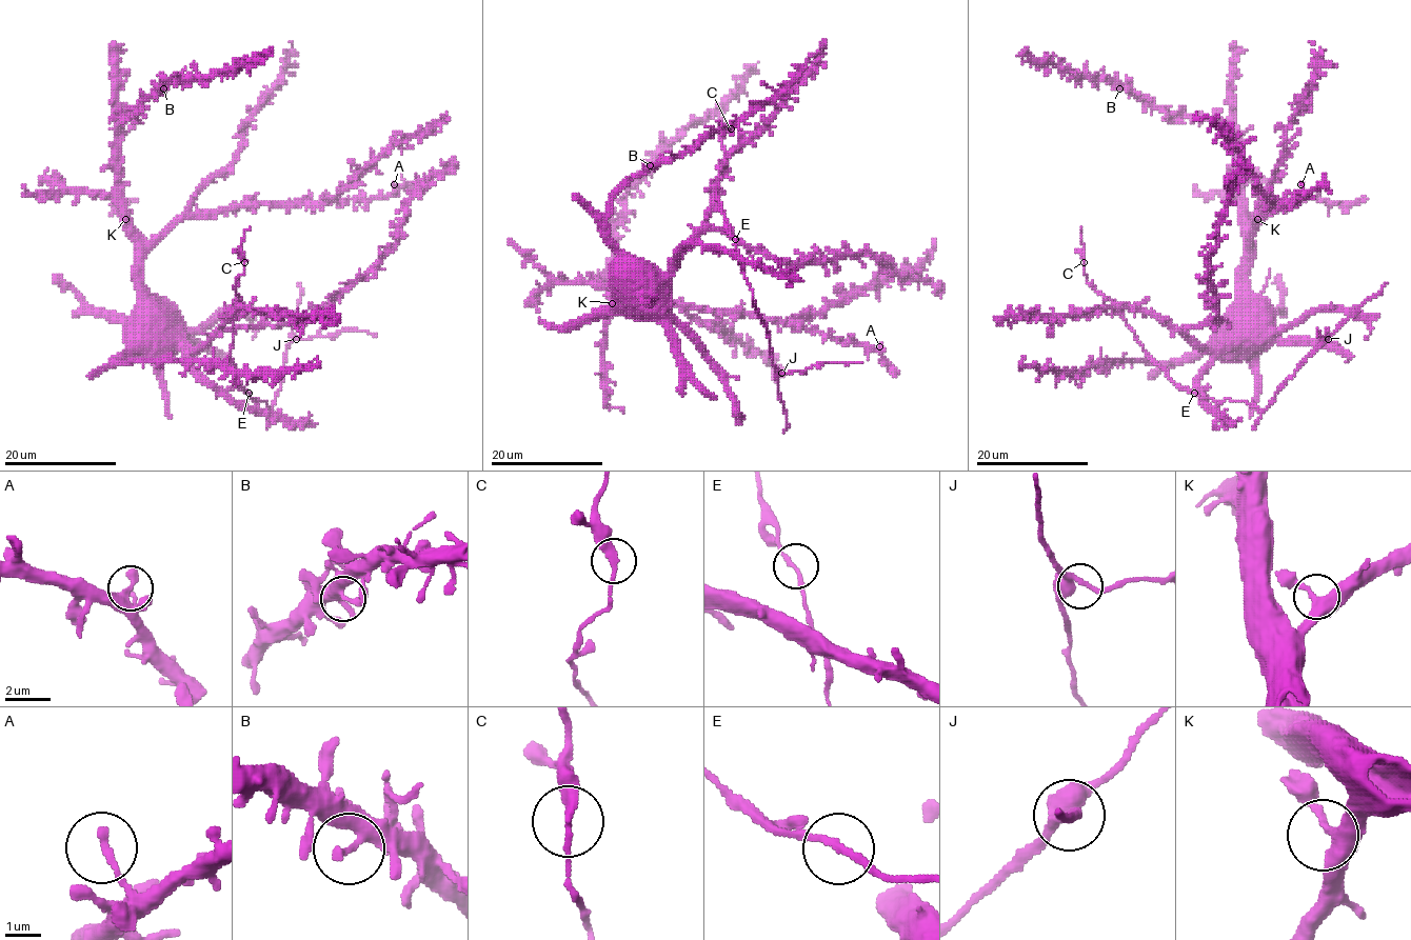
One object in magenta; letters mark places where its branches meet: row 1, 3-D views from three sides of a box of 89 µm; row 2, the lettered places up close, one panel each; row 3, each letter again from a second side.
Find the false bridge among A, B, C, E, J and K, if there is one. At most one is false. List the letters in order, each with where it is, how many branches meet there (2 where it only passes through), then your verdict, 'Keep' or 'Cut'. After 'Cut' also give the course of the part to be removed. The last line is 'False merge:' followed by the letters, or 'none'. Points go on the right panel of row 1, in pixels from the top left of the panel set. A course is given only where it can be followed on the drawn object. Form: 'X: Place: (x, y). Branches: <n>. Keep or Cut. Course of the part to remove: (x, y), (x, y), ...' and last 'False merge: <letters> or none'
A: Place: (1300, 184). Branches: 1. Keep
B: Place: (1119, 88). Branches: 2. Keep
C: Place: (1084, 262). Branches: 2. Cut. Course of the part to remove: (1084, 261), (1080, 227)
E: Place: (1194, 393). Branches: 2. Keep
J: Place: (1328, 339). Branches: 3. Keep
K: Place: (1257, 219). Branches: 2. Keep
False merge: C

